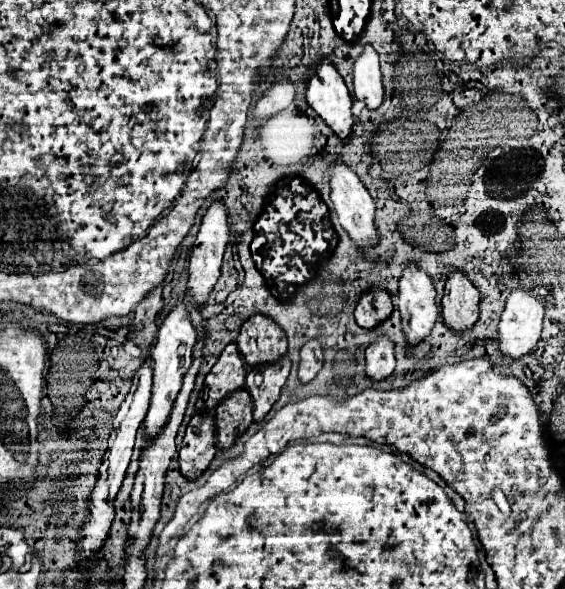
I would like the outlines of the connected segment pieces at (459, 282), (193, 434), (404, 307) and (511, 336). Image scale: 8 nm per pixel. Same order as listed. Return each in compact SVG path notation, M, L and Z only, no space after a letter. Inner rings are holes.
M453 271L445 285L445 295L441 301L441 319L445 327L455 333L469 331L479 319L479 291L461 273Z
M195 415L185 431L183 447L179 451L179 471L185 479L197 479L213 461L217 453L213 415Z
M409 265L399 281L397 307L401 311L401 327L409 347L425 341L439 319L435 305L435 287L425 271Z
M523 287L511 289L511 295L497 327L497 349L507 361L517 361L535 349L541 337L543 315L543 299L535 297Z

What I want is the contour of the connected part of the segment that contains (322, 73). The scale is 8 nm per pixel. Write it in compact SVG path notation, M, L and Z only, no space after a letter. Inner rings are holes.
M323 59L311 73L305 95L307 103L315 109L315 113L331 127L331 131L343 143L347 143L353 135L353 123L355 123L355 117L351 113L353 99L341 75L327 59Z

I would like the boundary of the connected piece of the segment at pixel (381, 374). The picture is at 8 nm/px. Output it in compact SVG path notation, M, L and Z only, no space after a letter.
M381 335L373 345L367 347L365 351L365 377L373 379L373 381L383 381L387 377L391 377L393 369L395 369L395 355L393 355L393 343L389 337Z

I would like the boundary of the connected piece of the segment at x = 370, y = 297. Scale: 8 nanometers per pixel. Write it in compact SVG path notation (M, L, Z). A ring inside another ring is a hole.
M367 291L355 309L355 321L359 327L375 329L391 315L391 295L387 291Z

